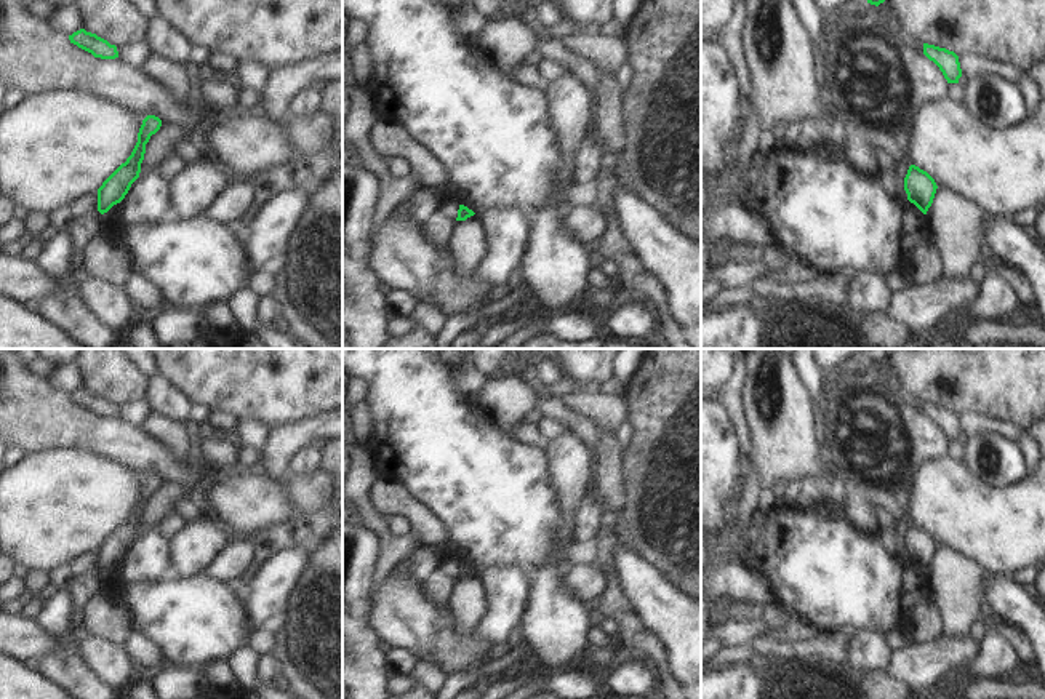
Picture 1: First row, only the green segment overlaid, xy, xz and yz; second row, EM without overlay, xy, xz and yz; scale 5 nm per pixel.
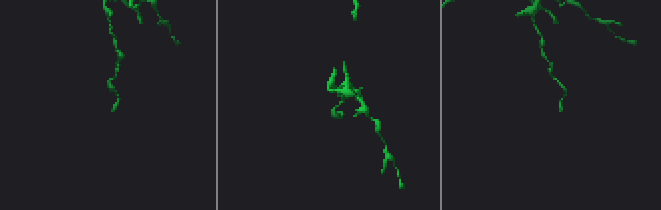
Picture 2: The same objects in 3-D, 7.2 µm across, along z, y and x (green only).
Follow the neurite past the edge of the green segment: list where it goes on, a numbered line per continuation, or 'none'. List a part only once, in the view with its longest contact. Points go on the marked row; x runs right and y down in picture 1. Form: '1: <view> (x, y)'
none

